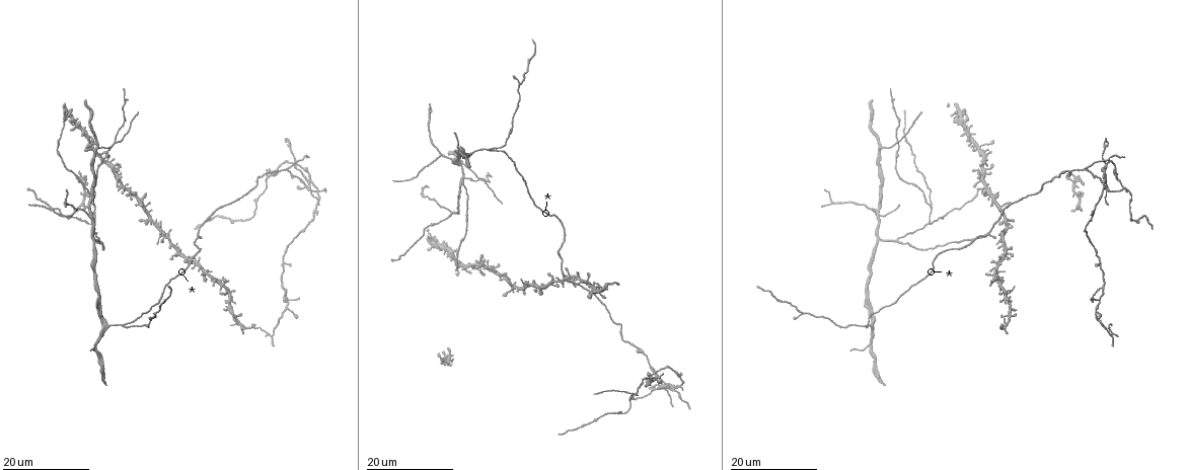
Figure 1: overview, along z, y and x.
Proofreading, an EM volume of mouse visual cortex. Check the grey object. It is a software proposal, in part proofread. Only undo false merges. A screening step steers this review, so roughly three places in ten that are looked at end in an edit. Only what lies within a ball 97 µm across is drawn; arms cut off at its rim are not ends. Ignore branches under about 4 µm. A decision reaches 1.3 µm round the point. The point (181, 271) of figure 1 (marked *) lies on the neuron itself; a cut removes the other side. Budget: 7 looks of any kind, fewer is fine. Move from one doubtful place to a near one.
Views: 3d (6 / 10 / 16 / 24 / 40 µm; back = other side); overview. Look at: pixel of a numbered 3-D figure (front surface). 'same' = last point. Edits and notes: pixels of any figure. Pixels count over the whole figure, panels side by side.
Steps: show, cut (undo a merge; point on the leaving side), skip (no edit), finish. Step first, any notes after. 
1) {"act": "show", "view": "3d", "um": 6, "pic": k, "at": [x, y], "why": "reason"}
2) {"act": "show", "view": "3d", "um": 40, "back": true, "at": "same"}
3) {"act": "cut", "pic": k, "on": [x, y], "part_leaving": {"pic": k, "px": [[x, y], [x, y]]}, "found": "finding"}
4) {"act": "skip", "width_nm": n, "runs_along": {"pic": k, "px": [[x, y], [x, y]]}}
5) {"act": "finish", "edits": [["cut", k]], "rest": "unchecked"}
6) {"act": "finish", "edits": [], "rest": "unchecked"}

{"act": "show", "view": "3d", "um": 24, "pic": 1, "at": [87, 214]}

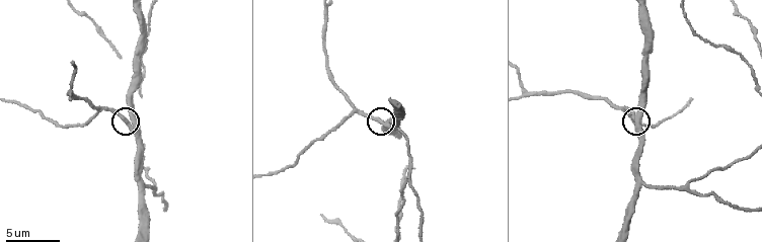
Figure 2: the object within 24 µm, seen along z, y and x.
{"act": "show", "view": "3d", "um": 6, "pic": 2, "at": [128, 118]}

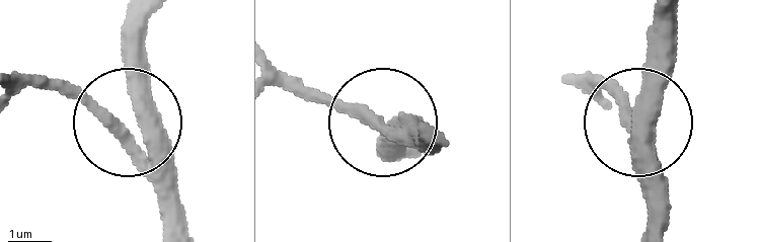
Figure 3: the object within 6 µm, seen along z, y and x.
{"act": "skip", "side_arm_um": 18, "arms": 3, "found": "all the same neuron"}

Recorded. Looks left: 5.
{"act": "show", "view": "3d", "um": 10, "pic": 2, "at": [687, 187], "why": "two arms in line, one across"}

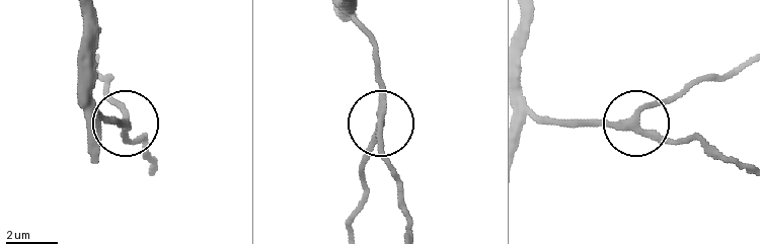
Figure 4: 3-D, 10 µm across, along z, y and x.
{"act": "skip", "width_nm": 240, "found": "one neuron here"}

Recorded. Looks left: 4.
{"act": "show", "view": "3d", "um": 16, "pic": 2, "at": [142, 185], "why": "three arms meet"}

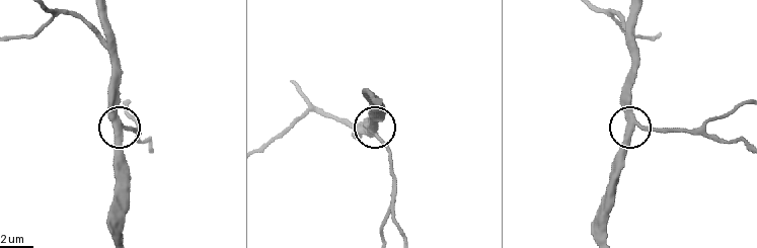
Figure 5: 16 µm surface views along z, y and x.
{"act": "skip", "width_nm": 360, "runs_along": {"pic": 5, "px": [[602, 235], [602, 207], [624, 137], [635, 129], [662, 129]]}, "found": "one neuron here"}

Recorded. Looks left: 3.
{"act": "finish", "edits": [], "rest": "unchecked"}

